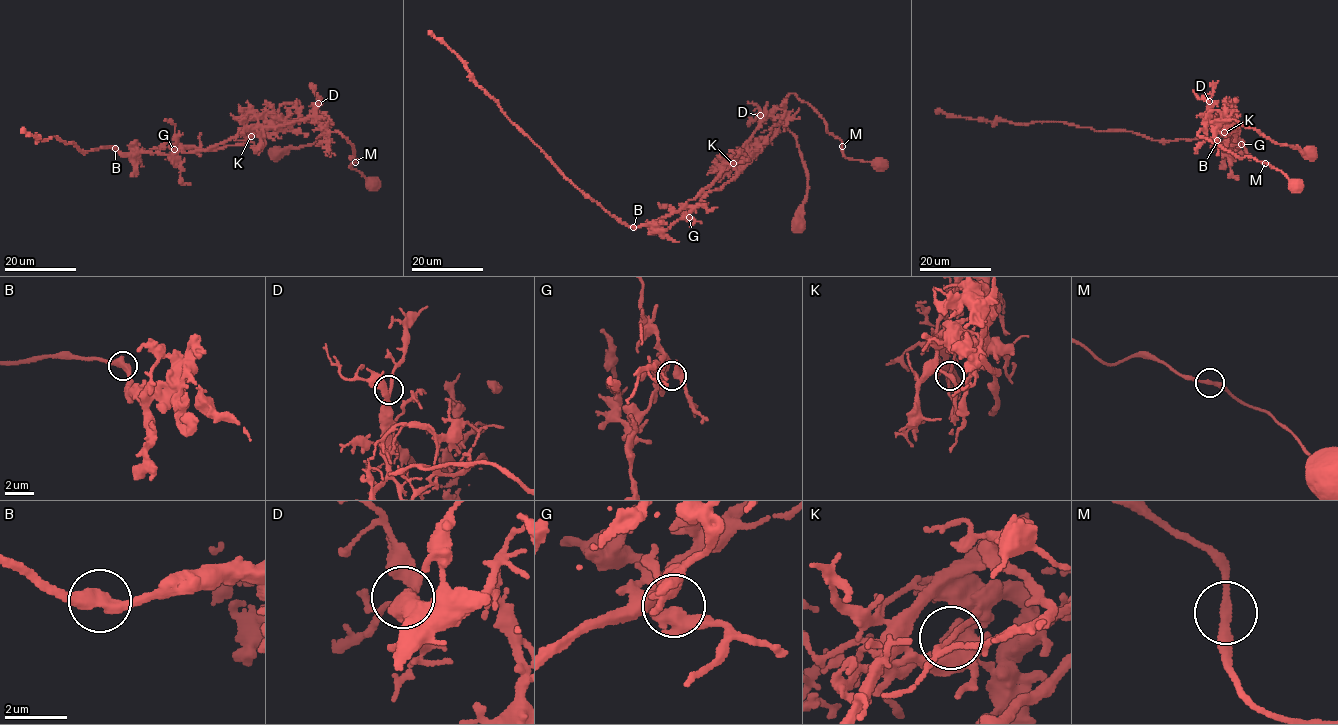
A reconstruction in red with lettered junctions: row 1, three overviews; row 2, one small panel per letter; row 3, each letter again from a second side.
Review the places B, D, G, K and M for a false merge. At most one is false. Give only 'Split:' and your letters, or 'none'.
Split: K

